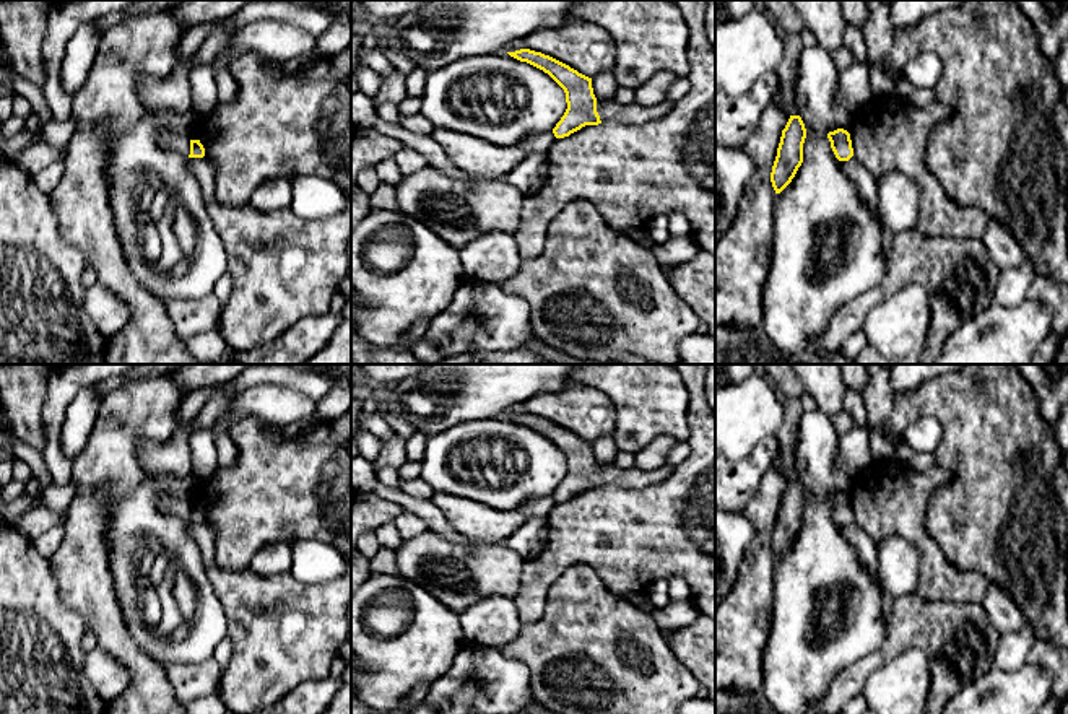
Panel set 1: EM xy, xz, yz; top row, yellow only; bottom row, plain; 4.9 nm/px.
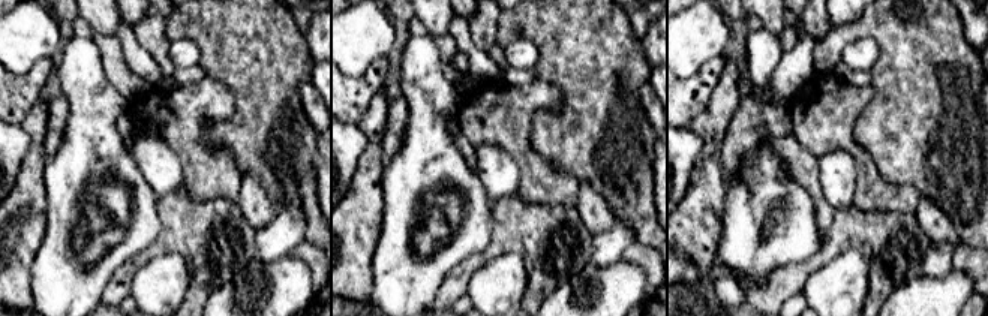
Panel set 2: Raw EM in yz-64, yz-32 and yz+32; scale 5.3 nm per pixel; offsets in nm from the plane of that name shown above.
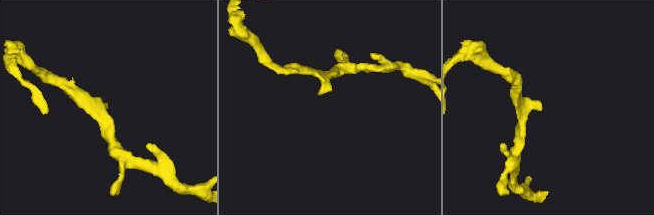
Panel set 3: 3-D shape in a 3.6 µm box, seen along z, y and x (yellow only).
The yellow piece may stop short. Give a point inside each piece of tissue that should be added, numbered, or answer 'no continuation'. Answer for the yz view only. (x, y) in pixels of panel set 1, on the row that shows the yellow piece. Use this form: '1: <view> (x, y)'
no continuation

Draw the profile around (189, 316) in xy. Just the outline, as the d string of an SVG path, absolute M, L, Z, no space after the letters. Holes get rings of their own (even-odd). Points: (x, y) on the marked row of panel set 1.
M215 296L202 299L169 299L166 312L180 337L215 330L223 304Z

